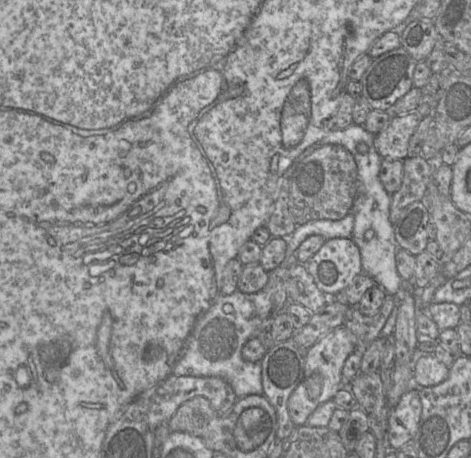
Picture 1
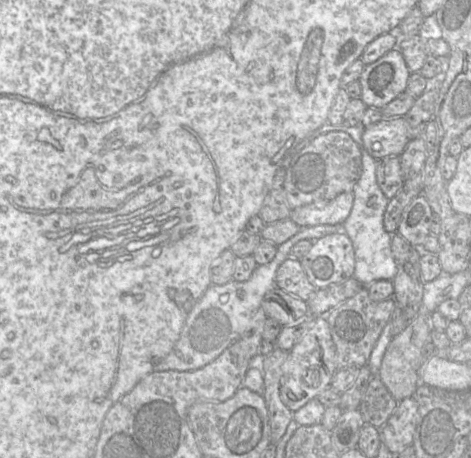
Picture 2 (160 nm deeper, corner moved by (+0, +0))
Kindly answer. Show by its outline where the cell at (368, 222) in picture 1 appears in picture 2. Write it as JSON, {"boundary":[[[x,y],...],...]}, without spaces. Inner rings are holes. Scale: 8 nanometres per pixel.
{"boundary":[[[346,125],[347,134],[357,143],[361,153],[362,171],[353,187],[353,205],[350,214],[342,223],[342,231],[352,241],[355,254],[355,269],[353,278],[364,286],[370,285],[378,280],[393,280],[398,264],[395,261],[391,250],[392,234],[384,228],[383,217],[389,199],[381,191],[376,179],[376,159],[365,149],[363,143],[363,127]]]}

